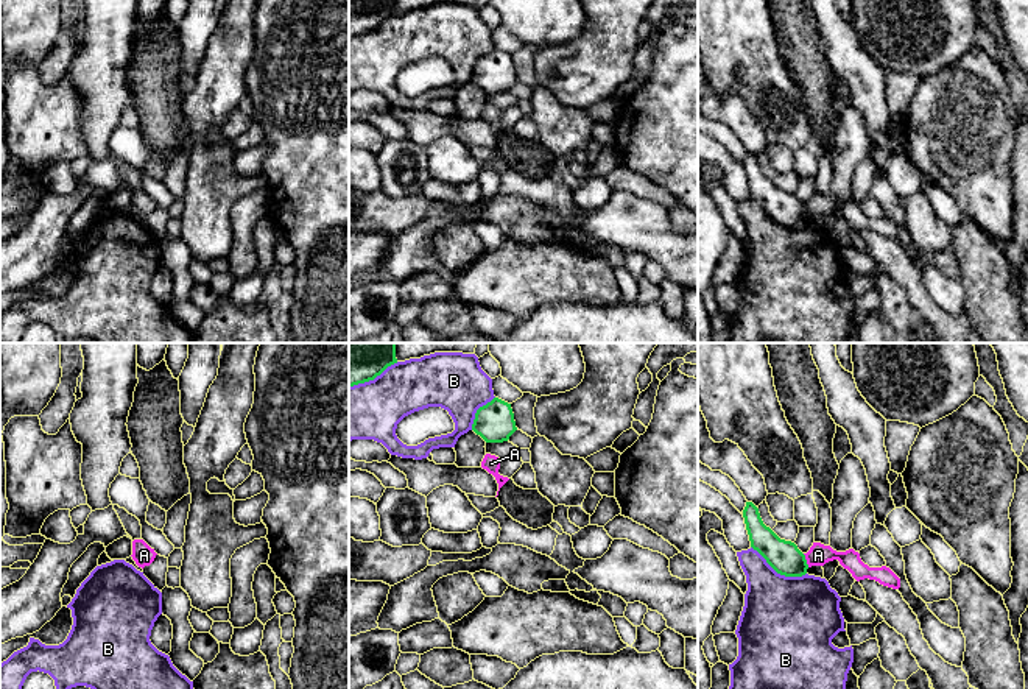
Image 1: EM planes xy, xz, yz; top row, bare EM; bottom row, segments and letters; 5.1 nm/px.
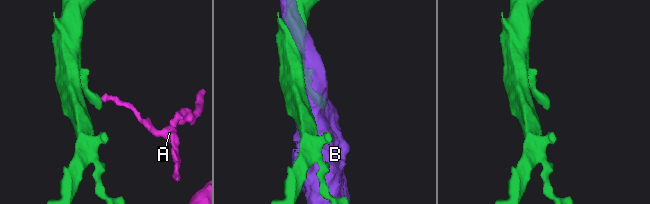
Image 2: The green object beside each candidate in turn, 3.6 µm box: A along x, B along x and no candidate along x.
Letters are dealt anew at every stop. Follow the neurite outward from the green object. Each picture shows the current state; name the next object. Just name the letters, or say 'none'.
none

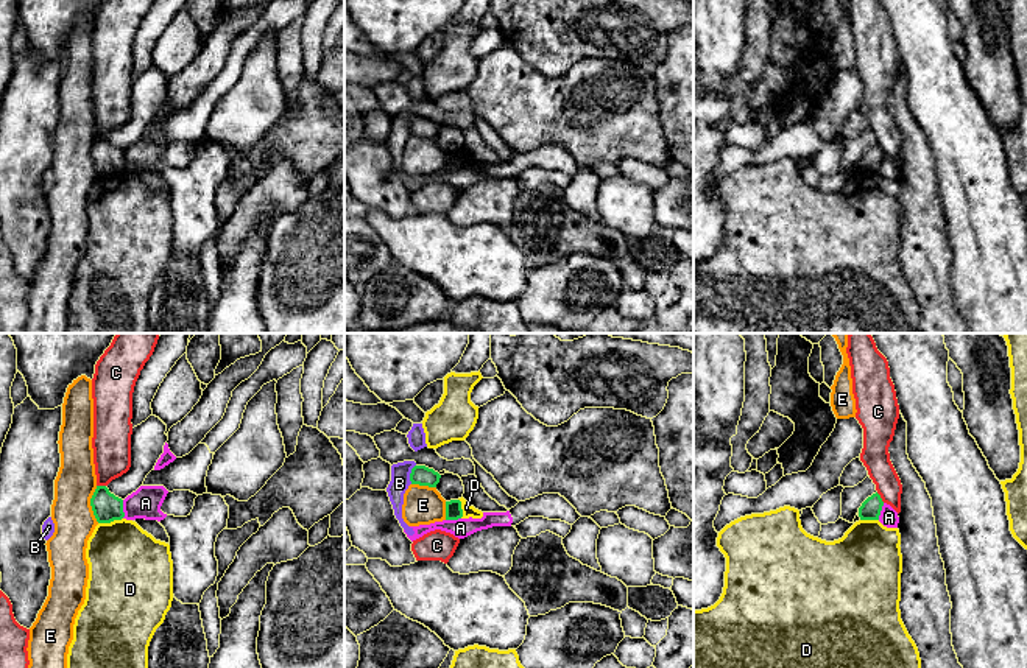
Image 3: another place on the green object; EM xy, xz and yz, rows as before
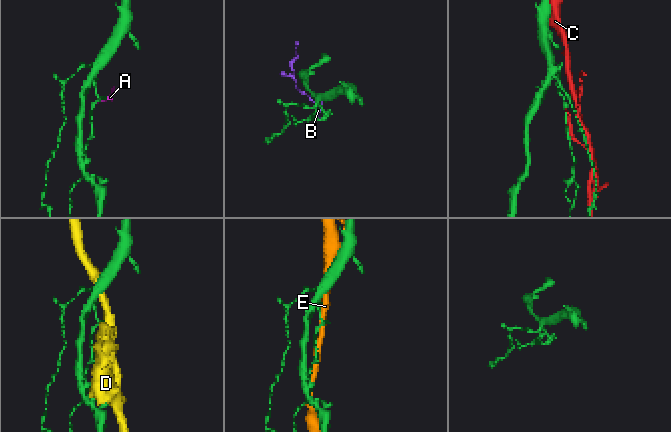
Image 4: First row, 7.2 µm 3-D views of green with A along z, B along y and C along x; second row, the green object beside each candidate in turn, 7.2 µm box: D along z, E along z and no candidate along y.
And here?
none

